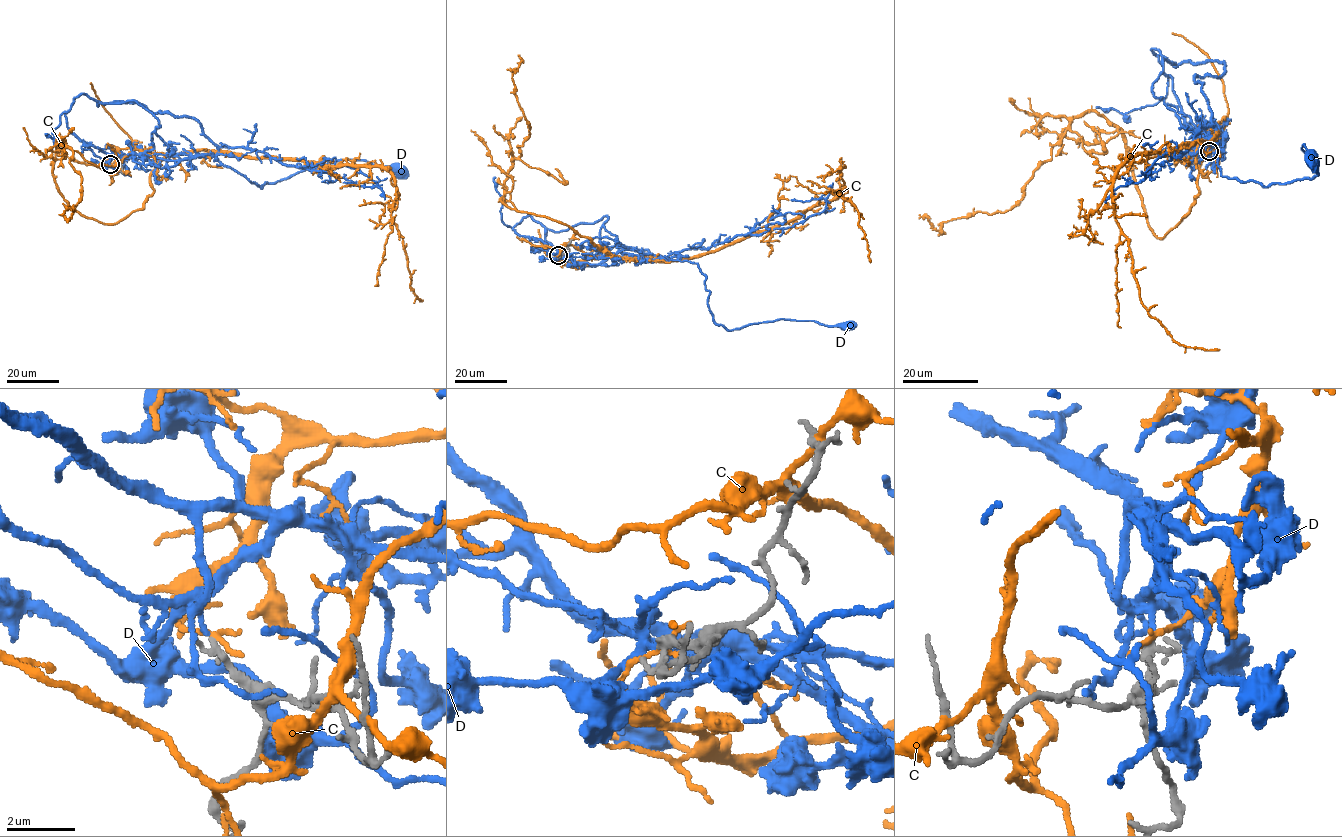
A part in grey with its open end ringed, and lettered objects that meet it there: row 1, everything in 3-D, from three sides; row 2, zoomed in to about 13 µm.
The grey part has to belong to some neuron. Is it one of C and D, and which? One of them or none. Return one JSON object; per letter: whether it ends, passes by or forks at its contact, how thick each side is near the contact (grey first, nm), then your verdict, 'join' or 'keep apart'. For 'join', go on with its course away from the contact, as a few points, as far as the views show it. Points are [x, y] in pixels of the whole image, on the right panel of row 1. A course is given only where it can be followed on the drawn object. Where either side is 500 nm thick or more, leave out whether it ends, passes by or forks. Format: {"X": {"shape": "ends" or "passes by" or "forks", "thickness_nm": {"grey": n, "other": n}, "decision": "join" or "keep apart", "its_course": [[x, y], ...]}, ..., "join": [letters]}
{"C": {"shape": "ends", "thickness_nm": {"grey": 190, "other": 170}, "decision": "keep apart"}, "D": {"shape": "passes by", "thickness_nm": {"grey": 180, "other": 150}, "decision": "join", "its_course": [[1210, 150], [1208, 138], [1222, 176], [1263, 185], [1310, 179], [1303, 144], [1312, 158]]}, "join": ["D"]}

